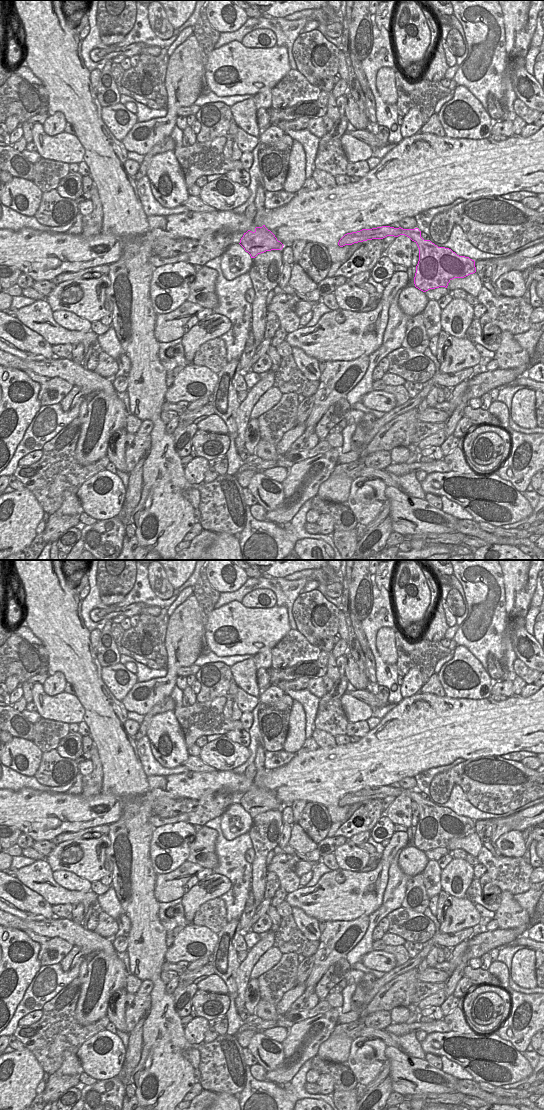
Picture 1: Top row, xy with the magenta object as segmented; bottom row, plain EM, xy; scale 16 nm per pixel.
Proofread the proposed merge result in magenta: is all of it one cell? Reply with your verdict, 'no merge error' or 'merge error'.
no merge error

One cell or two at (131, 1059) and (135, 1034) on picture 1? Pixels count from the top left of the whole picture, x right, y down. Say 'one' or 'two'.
one

